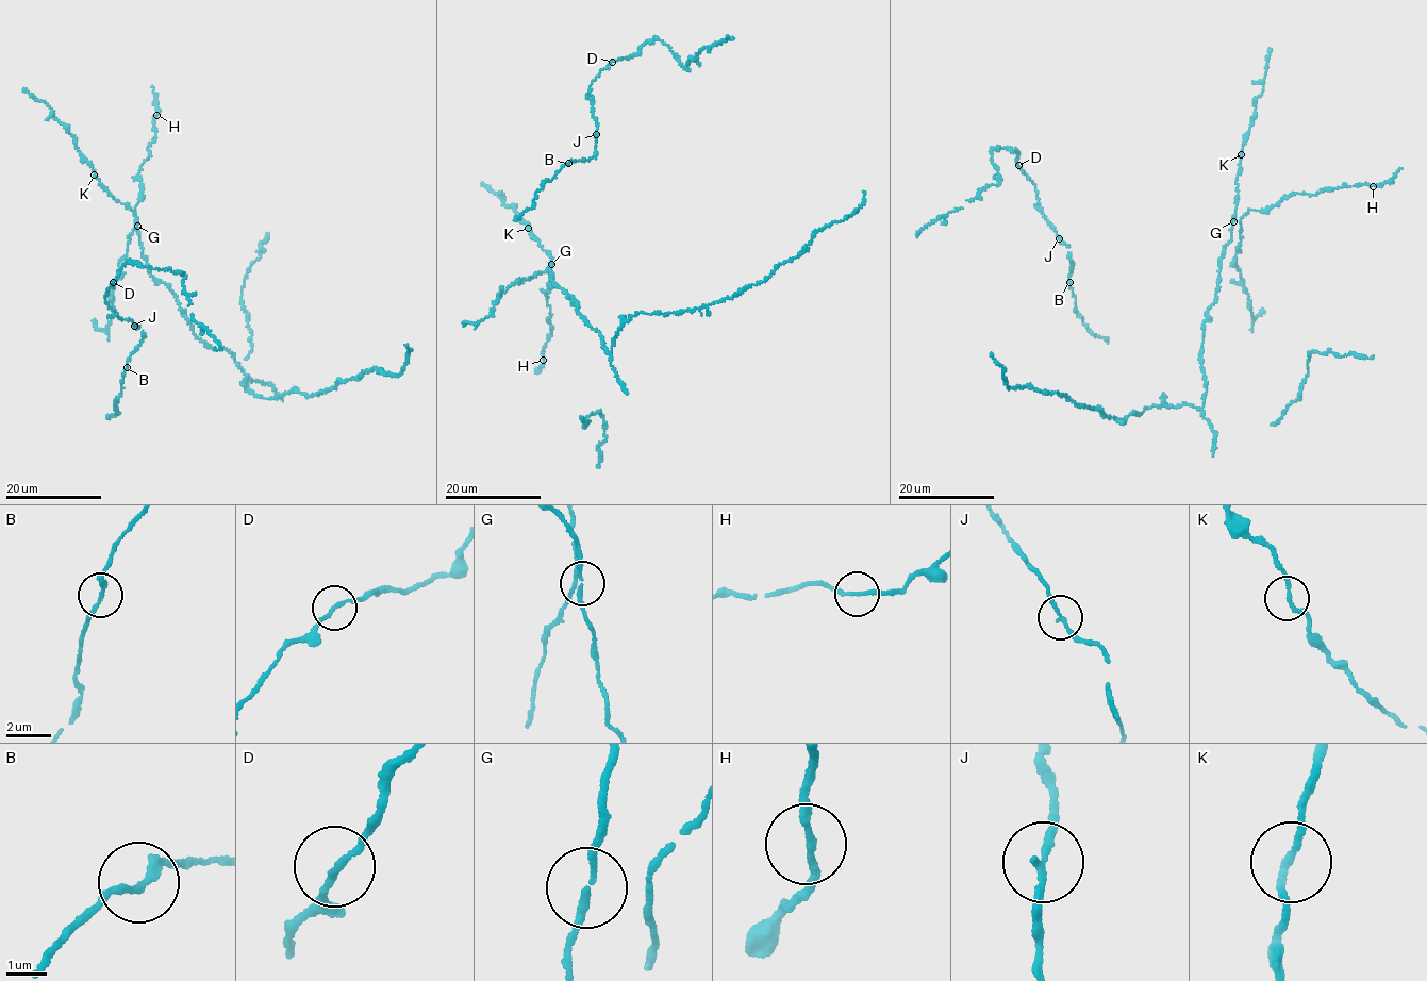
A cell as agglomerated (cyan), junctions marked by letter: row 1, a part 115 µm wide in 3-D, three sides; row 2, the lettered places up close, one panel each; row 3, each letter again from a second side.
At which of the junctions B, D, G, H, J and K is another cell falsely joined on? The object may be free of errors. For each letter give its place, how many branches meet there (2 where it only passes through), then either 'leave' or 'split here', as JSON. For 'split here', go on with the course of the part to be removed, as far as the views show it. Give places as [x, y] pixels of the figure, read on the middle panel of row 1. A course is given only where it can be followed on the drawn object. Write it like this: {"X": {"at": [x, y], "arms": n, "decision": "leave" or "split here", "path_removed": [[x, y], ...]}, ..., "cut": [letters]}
{"B": {"at": [568, 163], "arms": 2, "decision": "leave"}, "D": {"at": [612, 62], "arms": 2, "decision": "leave"}, "G": {"at": [551, 264], "arms": 2, "decision": "leave"}, "H": {"at": [543, 360], "arms": 2, "decision": "leave"}, "J": {"at": [596, 134], "arms": 2, "decision": "leave"}, "K": {"at": [528, 228], "arms": 2, "decision": "leave"}, "cut": []}

